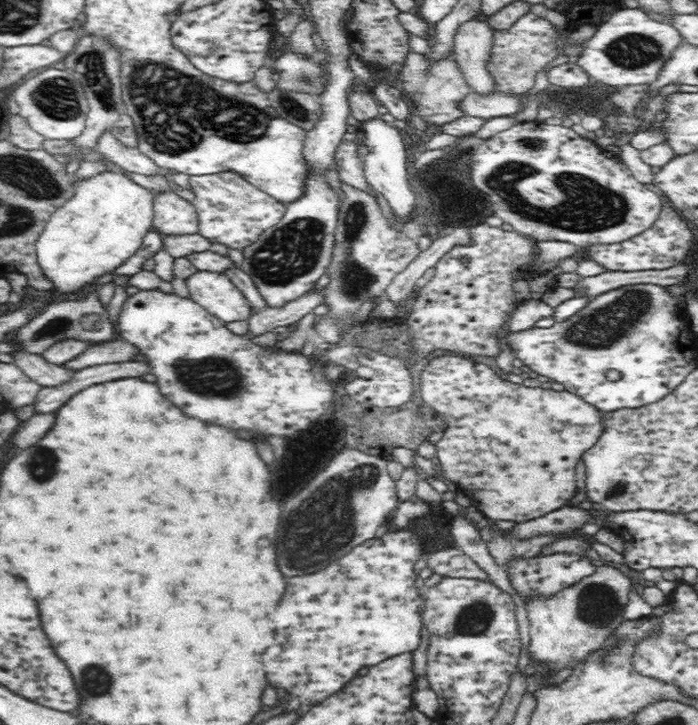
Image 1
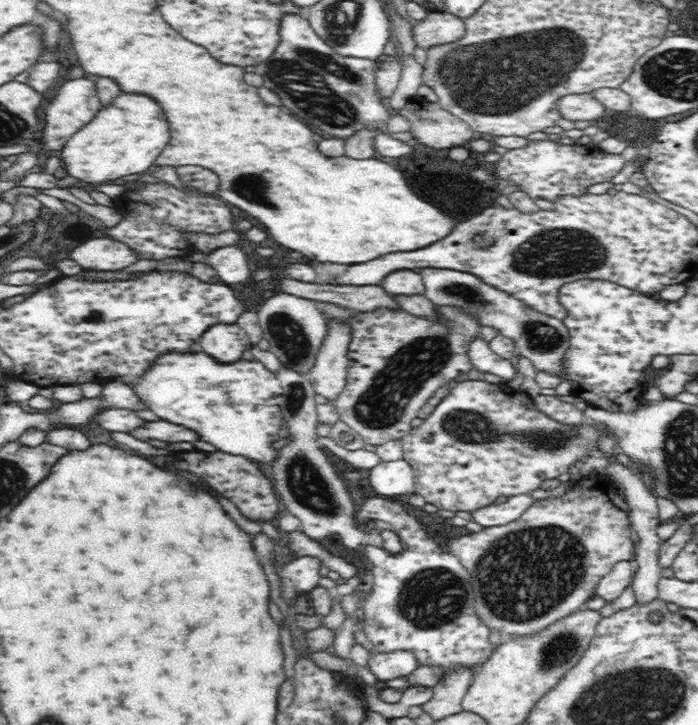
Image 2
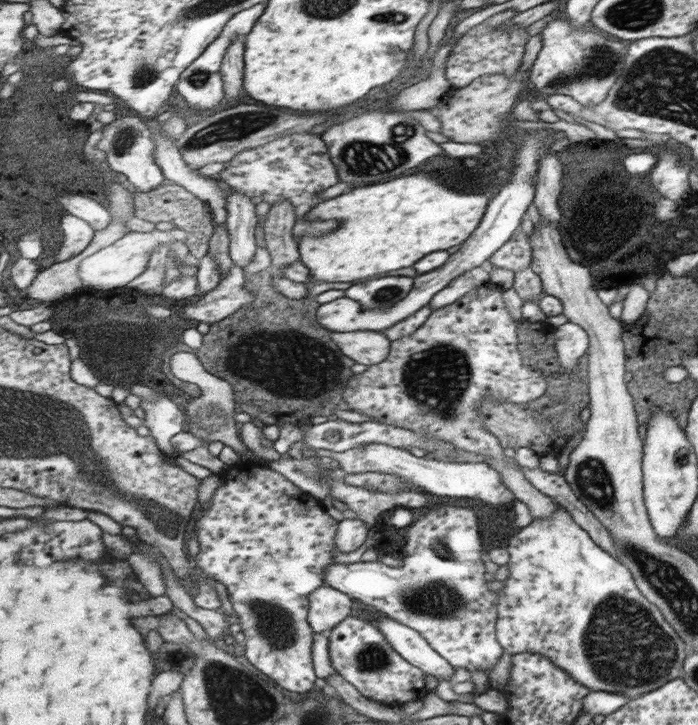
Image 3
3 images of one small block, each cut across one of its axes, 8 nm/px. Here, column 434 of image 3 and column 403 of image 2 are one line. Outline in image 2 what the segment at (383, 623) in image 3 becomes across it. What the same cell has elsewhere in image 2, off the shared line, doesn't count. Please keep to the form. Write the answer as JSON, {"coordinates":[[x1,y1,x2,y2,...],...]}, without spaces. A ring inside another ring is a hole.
{"coordinates":[[394,651,371,655,365,666,378,681,386,683,388,680,406,677,414,672,418,667,418,661,416,661,414,653]]}

